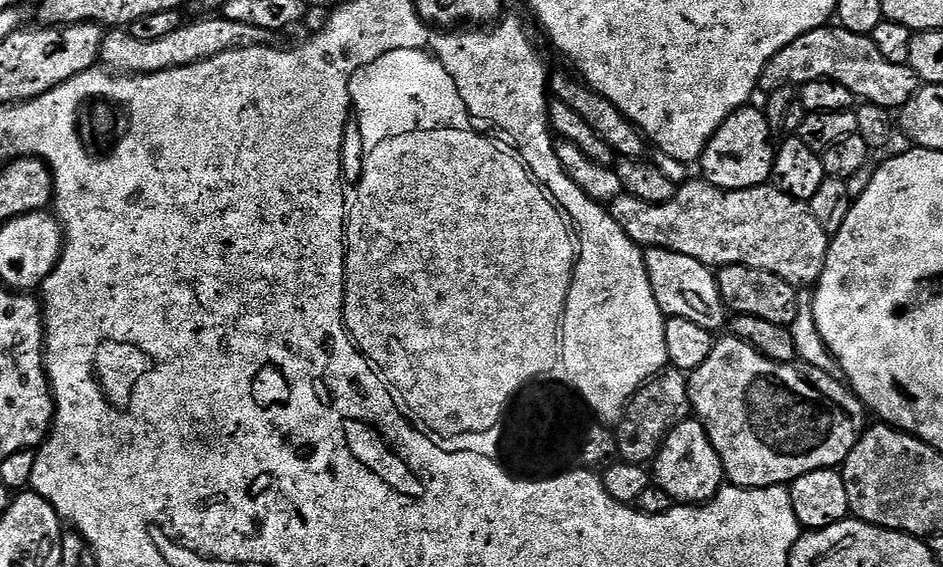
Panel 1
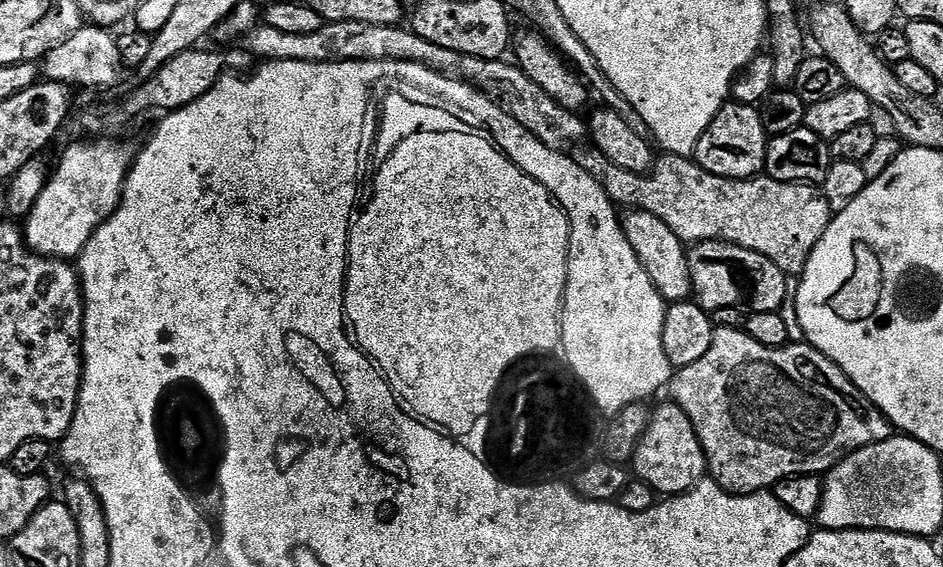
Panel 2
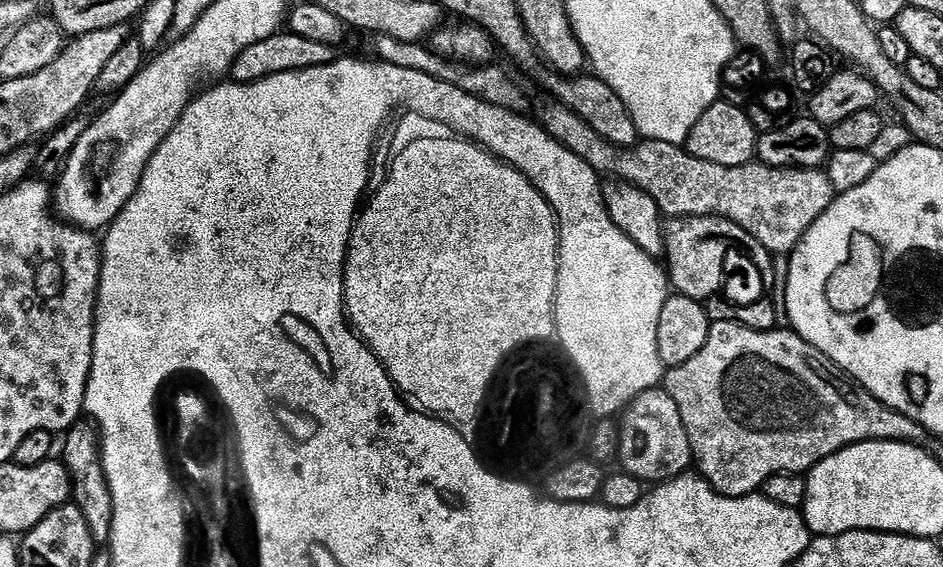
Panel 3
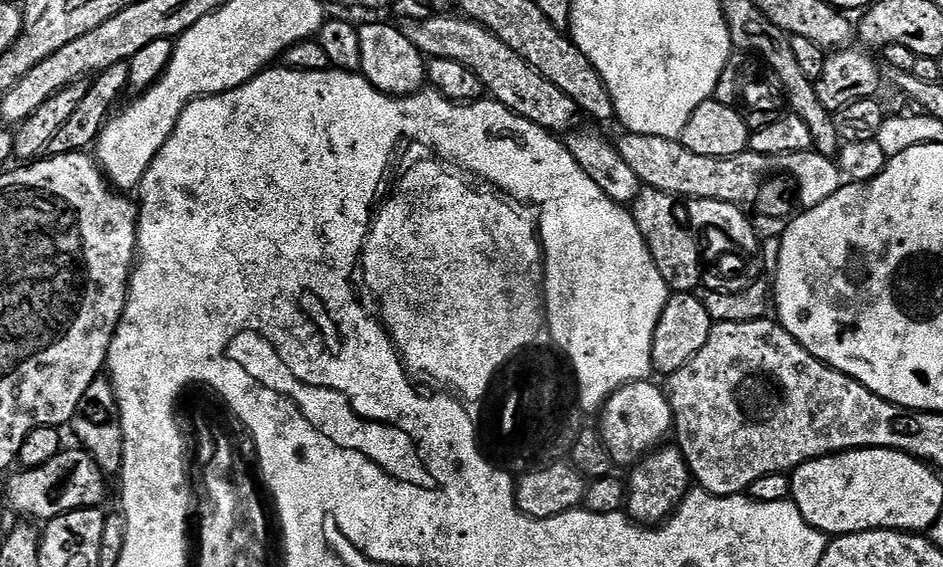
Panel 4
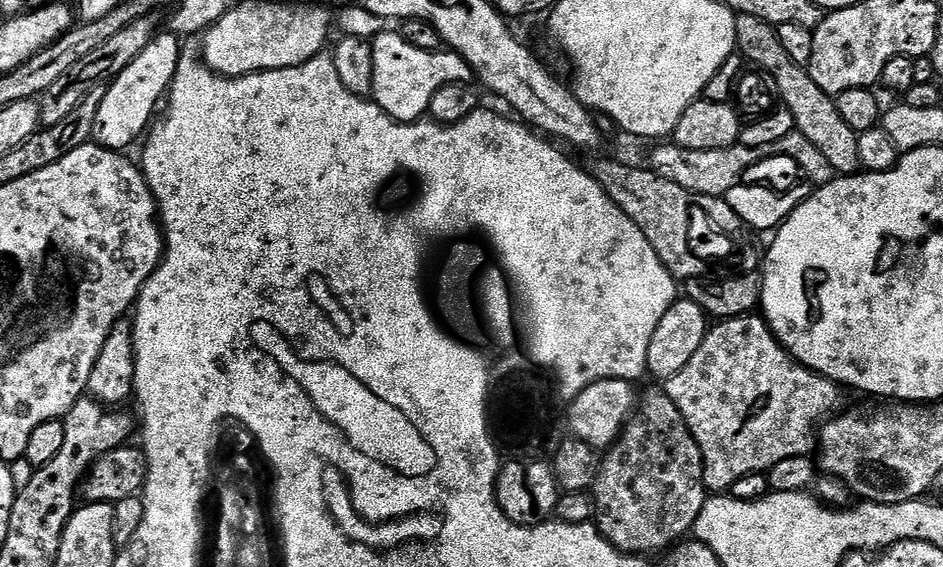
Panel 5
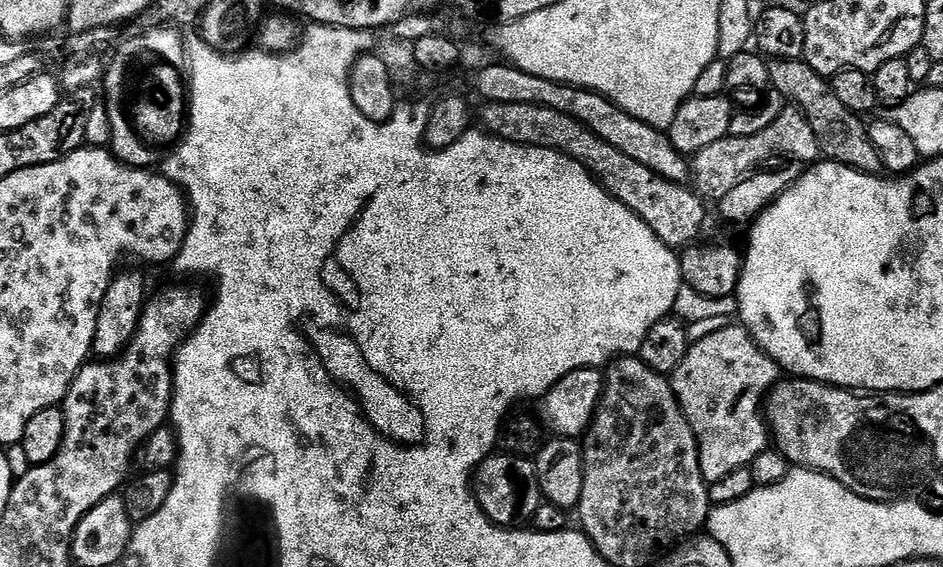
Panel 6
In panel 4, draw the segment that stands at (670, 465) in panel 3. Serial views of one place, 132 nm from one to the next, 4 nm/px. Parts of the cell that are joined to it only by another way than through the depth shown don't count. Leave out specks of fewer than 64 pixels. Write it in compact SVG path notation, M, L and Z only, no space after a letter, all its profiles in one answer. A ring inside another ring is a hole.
M646 379L622 386L604 403L599 413L598 431L610 450L613 465L631 466L643 460L649 452L661 447L673 431L672 407L667 391L652 383L651 379Z

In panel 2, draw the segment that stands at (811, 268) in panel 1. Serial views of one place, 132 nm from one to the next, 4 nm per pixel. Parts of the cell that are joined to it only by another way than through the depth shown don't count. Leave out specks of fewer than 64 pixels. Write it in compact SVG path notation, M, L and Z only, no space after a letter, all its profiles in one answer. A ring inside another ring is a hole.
M594 146L581 147L574 158L579 167L584 168L586 174L594 178L594 182L598 182L598 186L613 204L629 204L629 209L649 212L662 218L662 222L666 222L666 226L670 226L670 230L674 230L674 234L678 234L685 245L700 244L704 240L725 240L762 254L789 278L799 277L803 272L814 246L818 246L822 234L826 234L826 226L834 215L834 209L829 206L827 198L817 185L778 182L766 174L754 176L750 180L722 178L718 174L702 170L695 159L687 156L661 155L652 165L652 171L645 176L630 174L622 170L622 166L614 166L614 162L610 162L610 158L606 158L606 154Z

